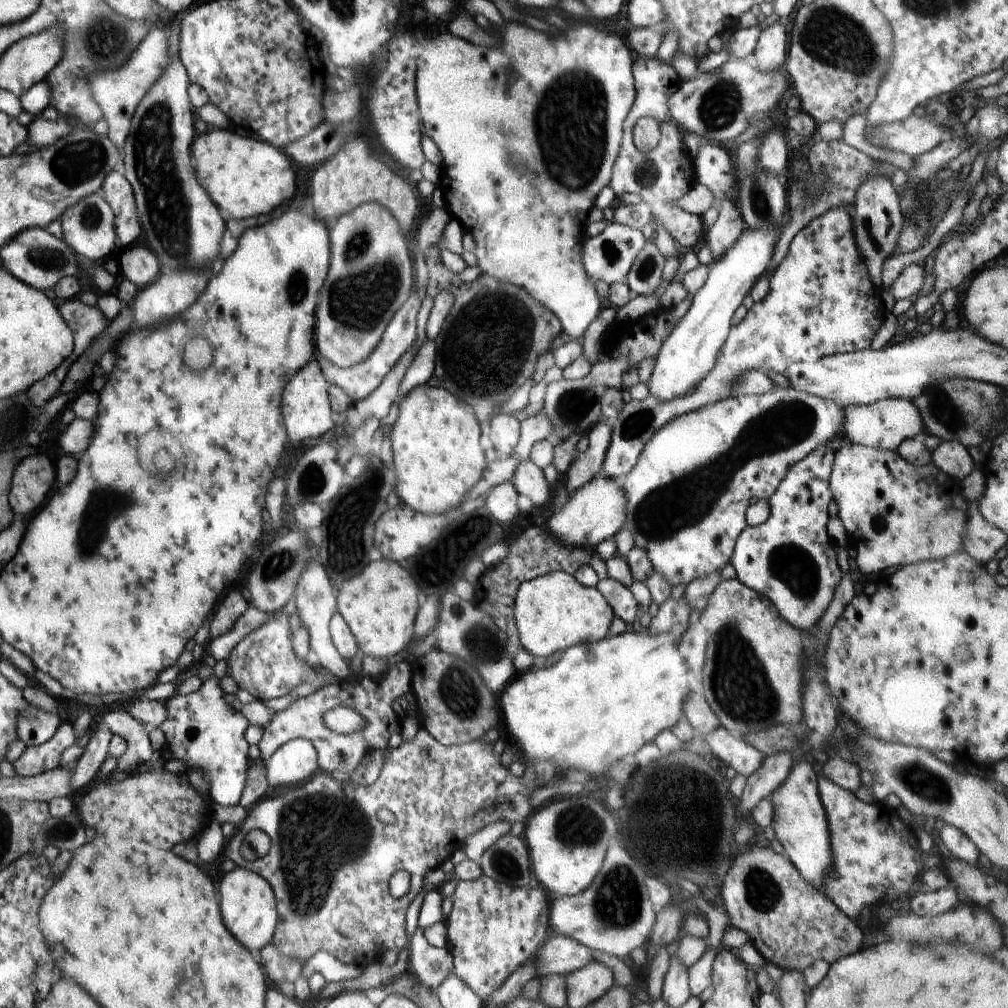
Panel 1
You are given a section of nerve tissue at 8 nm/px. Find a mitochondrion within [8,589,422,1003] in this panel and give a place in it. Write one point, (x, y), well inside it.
(343, 833)

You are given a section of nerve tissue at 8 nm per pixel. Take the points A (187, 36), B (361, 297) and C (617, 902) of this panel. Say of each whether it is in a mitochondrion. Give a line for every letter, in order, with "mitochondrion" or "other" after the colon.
A: other
B: mitochondrion
C: mitochondrion

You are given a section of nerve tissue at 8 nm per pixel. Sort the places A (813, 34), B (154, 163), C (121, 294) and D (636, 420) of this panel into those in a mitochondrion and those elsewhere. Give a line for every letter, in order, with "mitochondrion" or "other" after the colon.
A: mitochondrion
B: mitochondrion
C: other
D: mitochondrion

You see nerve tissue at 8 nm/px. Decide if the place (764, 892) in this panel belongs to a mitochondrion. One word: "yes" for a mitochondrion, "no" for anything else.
yes

